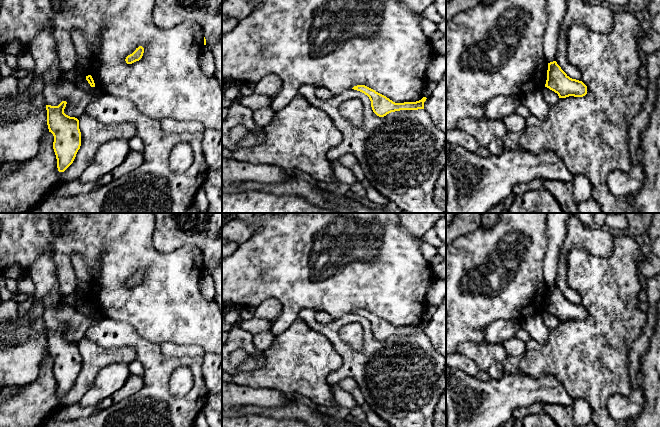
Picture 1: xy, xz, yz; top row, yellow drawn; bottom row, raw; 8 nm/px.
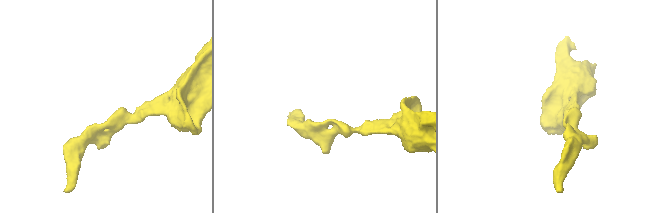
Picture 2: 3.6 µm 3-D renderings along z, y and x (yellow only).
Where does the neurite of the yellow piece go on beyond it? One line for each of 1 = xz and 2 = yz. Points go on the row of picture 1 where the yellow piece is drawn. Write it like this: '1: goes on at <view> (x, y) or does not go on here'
1: does not go on here
2: does not go on here

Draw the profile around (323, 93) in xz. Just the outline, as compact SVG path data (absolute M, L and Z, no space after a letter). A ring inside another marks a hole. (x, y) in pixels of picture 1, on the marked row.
M324 87L315 88L315 94L324 100L328 100L334 97L333 93Z

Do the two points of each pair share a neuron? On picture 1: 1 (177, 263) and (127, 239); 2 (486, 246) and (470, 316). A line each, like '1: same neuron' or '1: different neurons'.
1: same neuron
2: same neuron

